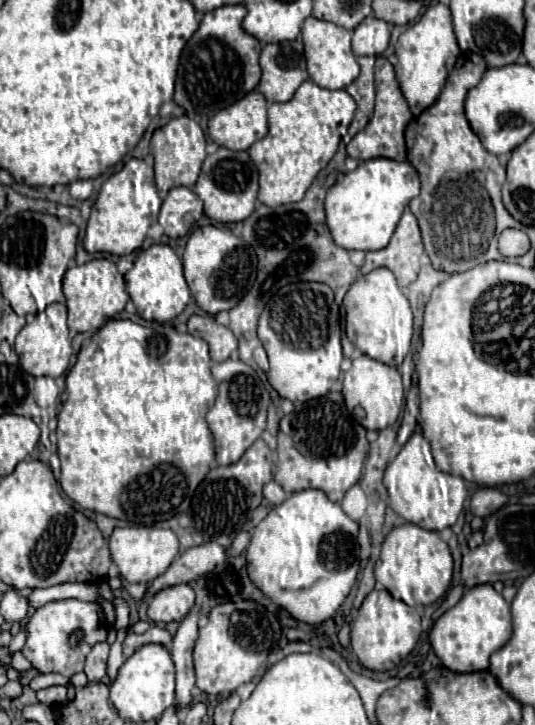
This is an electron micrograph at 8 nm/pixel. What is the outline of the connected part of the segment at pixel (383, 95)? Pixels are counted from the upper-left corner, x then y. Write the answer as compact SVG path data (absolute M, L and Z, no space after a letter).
M378 56L376 58L376 108L374 108L374 116L368 122L368 126L362 132L358 132L352 138L352 142L348 144L348 156L356 158L356 160L370 160L370 158L382 156L382 158L404 162L406 160L404 130L406 130L406 124L410 120L412 120L412 112L406 104L406 98L400 92L398 80L394 76L394 68L384 56Z

